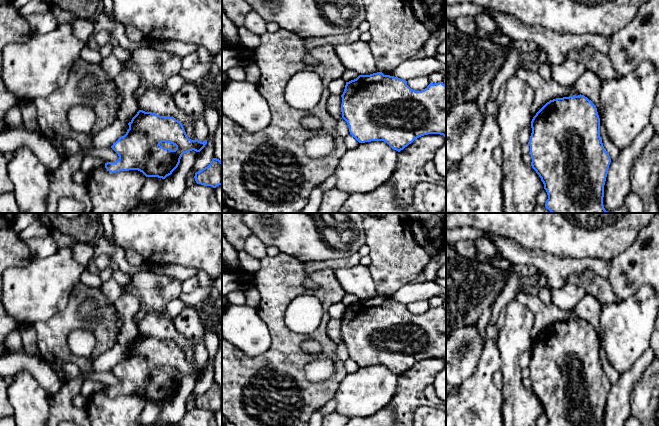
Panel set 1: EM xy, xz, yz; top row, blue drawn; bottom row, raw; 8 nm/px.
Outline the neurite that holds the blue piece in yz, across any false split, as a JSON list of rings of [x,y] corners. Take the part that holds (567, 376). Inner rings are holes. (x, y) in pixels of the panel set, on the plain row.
[[[584,319],[556,322],[547,326],[531,345],[528,369],[531,390],[541,402],[547,416],[546,426],[603,426],[604,409],[611,382],[600,361],[600,342],[596,330]]]

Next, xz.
[[[377,296],[359,299],[356,303],[346,306],[341,321],[342,342],[347,346],[350,358],[359,367],[384,365],[392,373],[400,376],[424,359],[440,358],[446,361],[446,309],[442,306],[430,307],[425,313],[415,315],[407,309],[406,304]]]

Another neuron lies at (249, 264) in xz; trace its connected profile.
[[[244,250],[238,252],[238,259],[241,269],[248,274],[254,275],[261,268],[260,260],[249,255]]]

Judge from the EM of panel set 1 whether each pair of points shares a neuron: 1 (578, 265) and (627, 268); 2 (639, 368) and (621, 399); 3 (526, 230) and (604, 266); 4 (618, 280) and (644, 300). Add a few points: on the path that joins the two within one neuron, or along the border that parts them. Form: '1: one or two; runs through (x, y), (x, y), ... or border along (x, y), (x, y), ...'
1: two; border along (610, 262), (610, 271), (606, 278)
2: one; runs through (632, 376), (621, 391)
3: two; border along (562, 258), (603, 258), (609, 262)
4: two; border along (648, 284), (643, 284), (632, 295), (619, 301)

